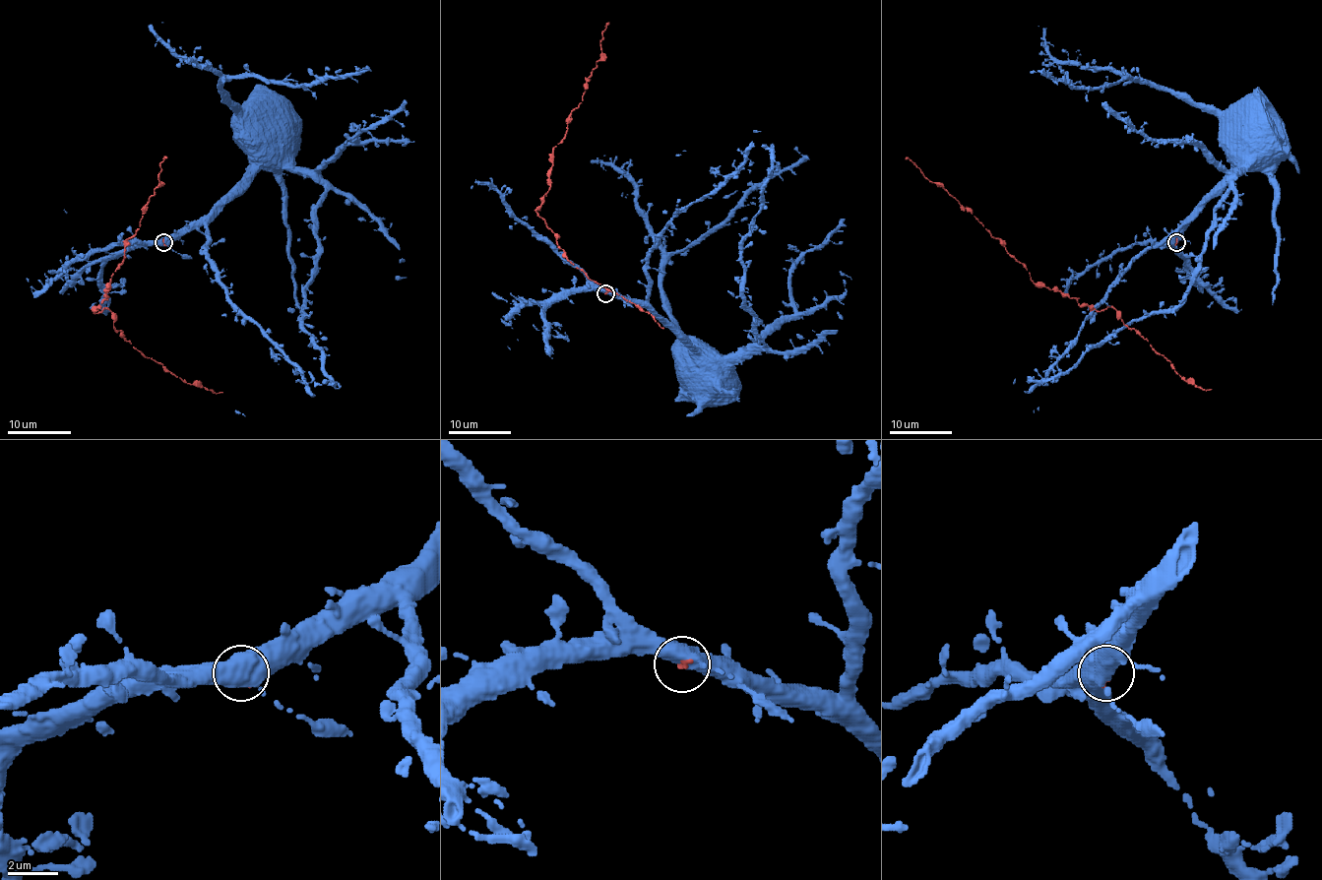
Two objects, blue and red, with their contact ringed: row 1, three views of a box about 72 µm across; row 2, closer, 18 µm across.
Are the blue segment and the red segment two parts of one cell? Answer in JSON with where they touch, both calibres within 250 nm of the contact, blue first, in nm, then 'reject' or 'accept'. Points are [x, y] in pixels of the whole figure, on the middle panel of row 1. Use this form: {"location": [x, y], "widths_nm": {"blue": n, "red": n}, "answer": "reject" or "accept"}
{"location": [605, 293], "widths_nm": {"blue": 550, "red": 260}, "answer": "accept"}

